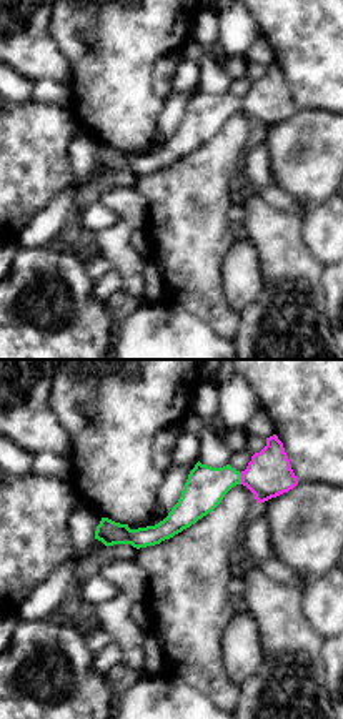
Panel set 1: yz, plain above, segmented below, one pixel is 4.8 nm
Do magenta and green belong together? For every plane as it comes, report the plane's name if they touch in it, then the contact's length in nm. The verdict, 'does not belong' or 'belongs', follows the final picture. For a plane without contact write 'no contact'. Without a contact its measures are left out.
yz | 60 nm

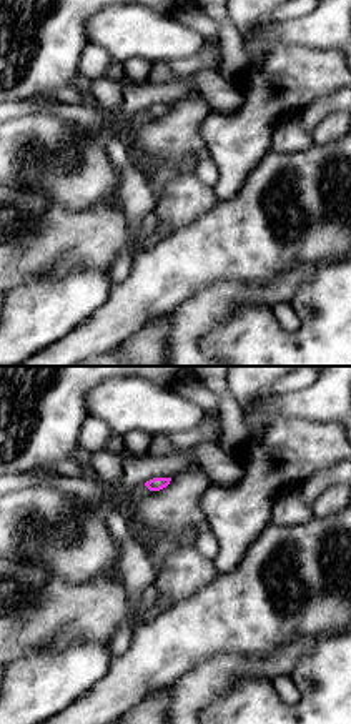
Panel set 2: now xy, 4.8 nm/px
no contact

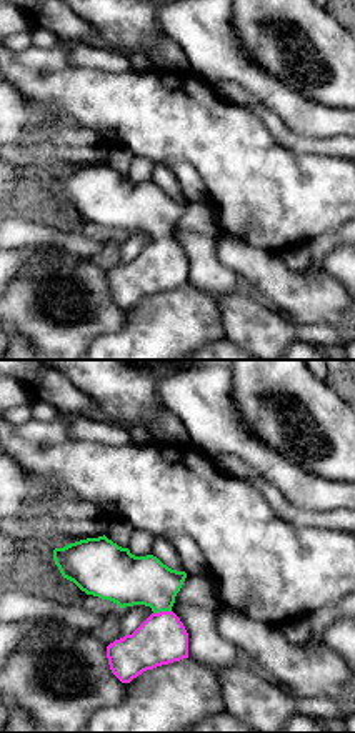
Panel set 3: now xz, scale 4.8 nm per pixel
xz | 90 nm

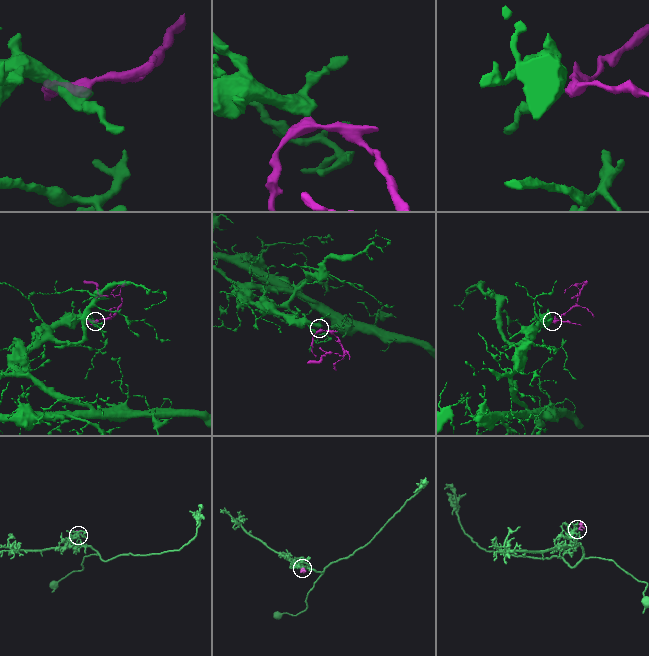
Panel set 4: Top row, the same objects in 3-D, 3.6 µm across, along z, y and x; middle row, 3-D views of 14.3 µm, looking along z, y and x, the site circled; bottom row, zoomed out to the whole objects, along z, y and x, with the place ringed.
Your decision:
belongs

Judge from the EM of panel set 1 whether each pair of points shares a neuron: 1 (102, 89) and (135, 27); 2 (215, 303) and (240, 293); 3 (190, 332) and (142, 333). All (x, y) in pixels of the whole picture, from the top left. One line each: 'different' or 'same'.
1: same
2: different
3: same

